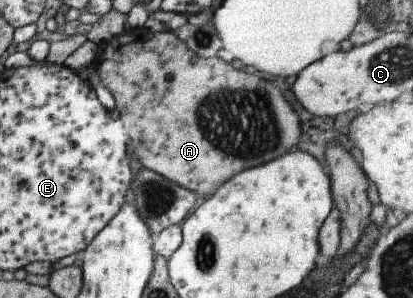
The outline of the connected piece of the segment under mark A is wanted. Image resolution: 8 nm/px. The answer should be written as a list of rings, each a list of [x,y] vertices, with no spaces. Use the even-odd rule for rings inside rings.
[[[140,27],[132,30],[124,31],[117,37],[109,41],[96,44],[94,57],[94,67],[97,69],[98,75],[102,84],[108,89],[114,98],[115,109],[119,114],[119,120],[122,122],[123,130],[128,136],[128,141],[133,153],[140,161],[141,165],[162,178],[176,183],[179,187],[189,190],[193,194],[213,195],[224,181],[232,178],[232,175],[237,175],[242,169],[254,167],[254,165],[262,165],[264,161],[272,161],[280,155],[284,156],[286,151],[294,149],[294,145],[300,141],[300,121],[296,111],[292,109],[292,105],[284,99],[282,91],[266,81],[264,76],[254,73],[244,73],[243,69],[234,69],[231,63],[214,58],[202,58],[195,55],[182,41],[179,41],[176,33],[173,31],[162,31],[160,33],[151,33],[148,29]]]

